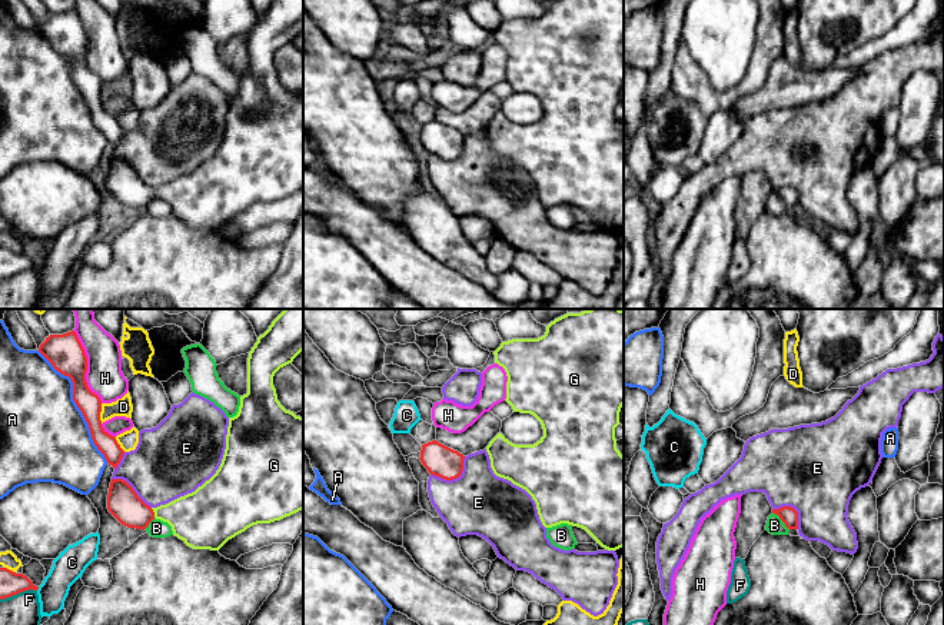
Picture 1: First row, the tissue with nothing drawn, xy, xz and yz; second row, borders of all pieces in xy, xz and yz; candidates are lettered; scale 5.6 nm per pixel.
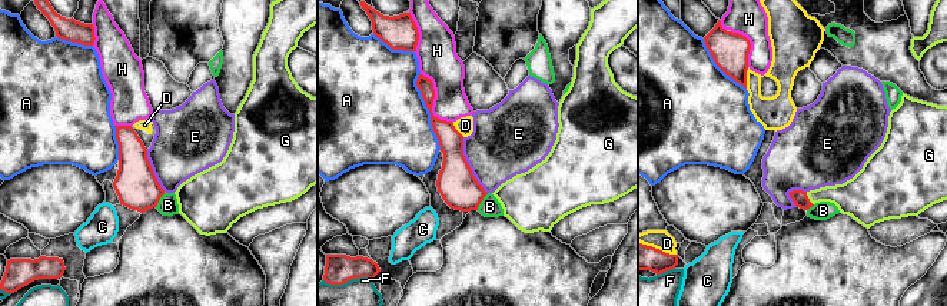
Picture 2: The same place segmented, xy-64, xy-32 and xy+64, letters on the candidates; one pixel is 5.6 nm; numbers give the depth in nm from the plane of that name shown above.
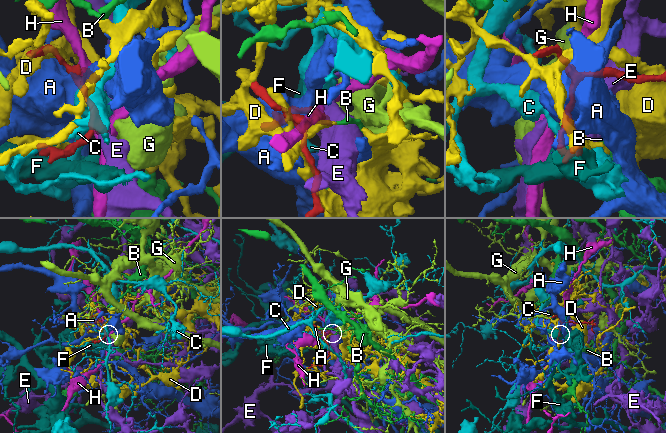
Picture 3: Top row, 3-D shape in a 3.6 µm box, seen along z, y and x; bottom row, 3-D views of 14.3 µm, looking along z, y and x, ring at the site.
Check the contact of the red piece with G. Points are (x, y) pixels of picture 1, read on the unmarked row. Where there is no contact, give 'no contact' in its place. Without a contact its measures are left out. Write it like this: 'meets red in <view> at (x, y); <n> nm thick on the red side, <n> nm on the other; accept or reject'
meets red in xy at (153, 192); 180 nm thick on the red side, 300 nm on the other; accept

